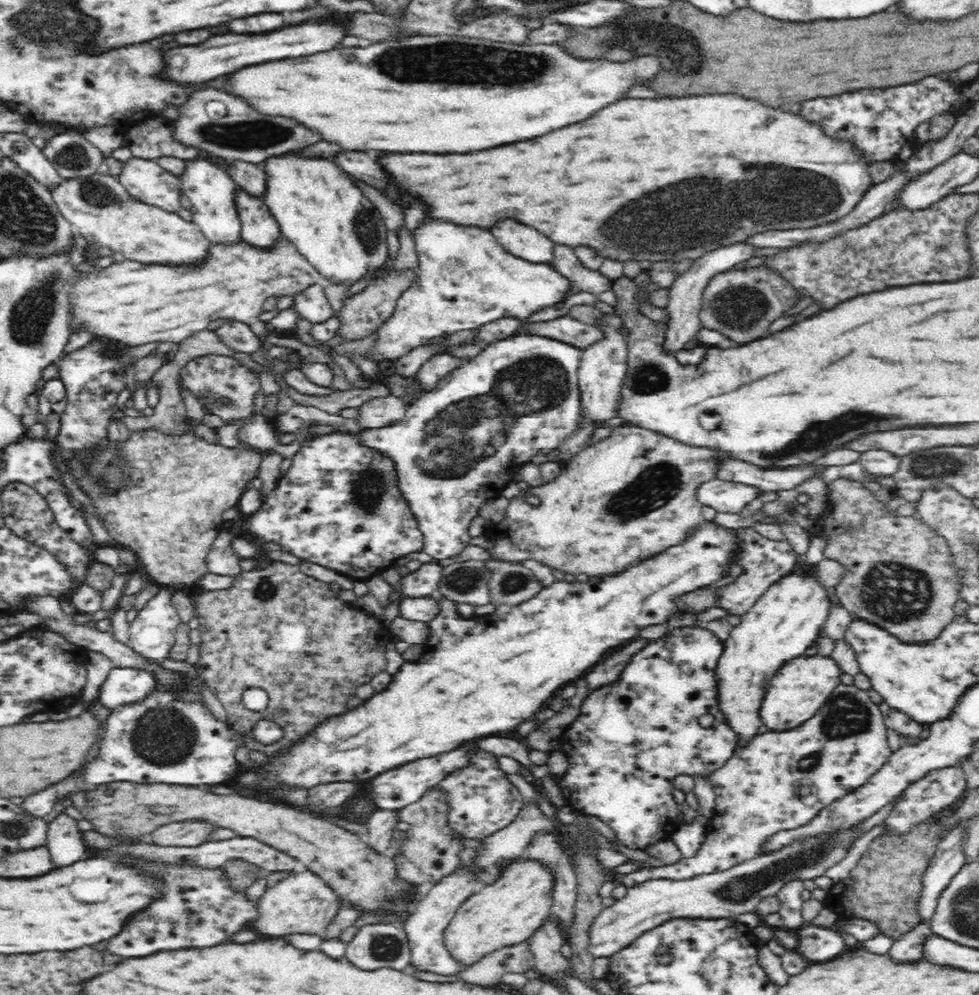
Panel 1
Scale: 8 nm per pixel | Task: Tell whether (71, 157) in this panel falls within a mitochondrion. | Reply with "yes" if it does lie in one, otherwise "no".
yes

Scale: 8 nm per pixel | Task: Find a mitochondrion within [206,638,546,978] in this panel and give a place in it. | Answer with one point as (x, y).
(386, 947)

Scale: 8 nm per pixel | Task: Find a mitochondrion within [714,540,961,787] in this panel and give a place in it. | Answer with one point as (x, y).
(893, 592)

